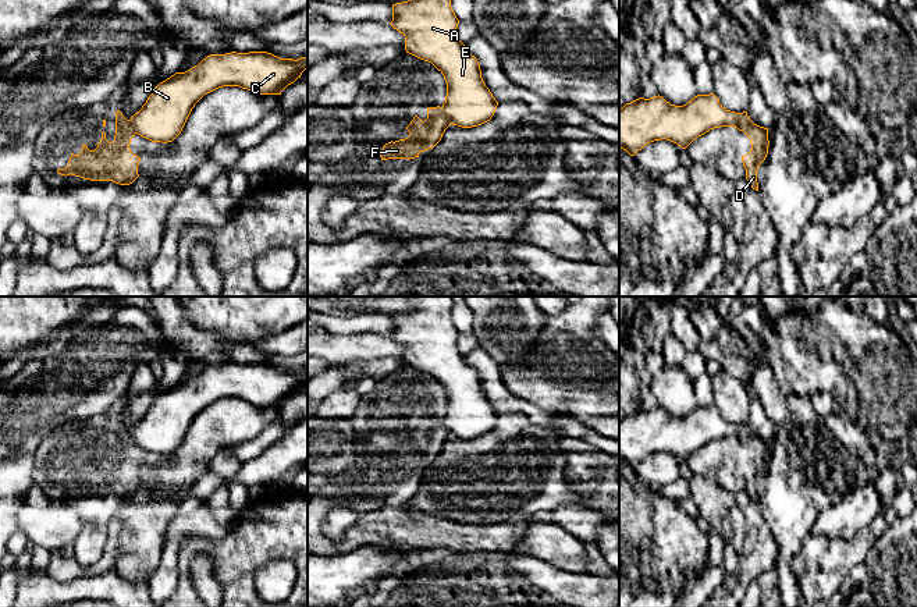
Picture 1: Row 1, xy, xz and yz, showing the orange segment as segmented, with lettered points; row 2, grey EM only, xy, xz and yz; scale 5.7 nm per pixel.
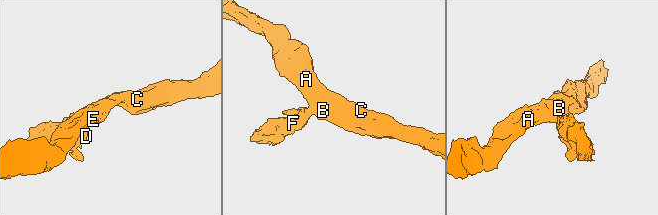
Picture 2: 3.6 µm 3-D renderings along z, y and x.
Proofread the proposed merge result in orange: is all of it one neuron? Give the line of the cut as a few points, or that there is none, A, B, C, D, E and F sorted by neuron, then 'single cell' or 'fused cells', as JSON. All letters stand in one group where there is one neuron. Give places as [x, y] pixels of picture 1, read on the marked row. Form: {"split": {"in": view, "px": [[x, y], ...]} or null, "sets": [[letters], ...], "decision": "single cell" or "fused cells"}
{"split": {"in": "xz", "px": [[440, 107], [451, 123]]}, "sets": [["A", "B", "C", "E"], ["D", "F"]], "decision": "fused cells"}

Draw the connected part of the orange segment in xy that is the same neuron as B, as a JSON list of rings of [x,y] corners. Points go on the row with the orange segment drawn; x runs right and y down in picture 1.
[[[267,52],[210,54],[191,70],[160,82],[129,124],[135,134],[152,142],[173,142],[205,95],[223,86],[281,95],[306,68],[308,57],[280,58]]]

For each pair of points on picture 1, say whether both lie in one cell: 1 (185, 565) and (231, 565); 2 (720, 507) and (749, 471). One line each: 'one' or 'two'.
1: one
2: two

